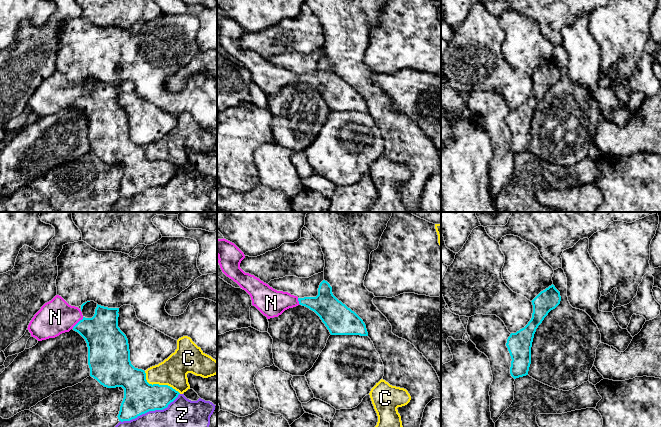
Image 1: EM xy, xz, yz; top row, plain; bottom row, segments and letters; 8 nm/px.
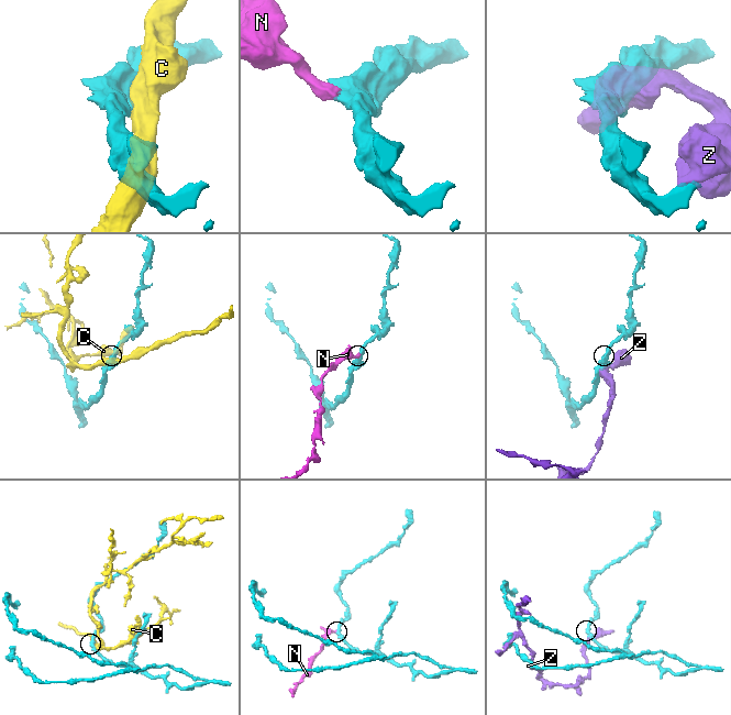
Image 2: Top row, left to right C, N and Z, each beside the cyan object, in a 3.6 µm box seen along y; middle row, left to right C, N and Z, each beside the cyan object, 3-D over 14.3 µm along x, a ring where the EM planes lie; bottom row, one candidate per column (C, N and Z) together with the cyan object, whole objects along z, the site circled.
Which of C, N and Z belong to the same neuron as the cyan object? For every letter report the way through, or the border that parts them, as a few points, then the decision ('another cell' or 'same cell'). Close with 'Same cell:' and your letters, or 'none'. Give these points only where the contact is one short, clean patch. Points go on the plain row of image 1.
C: another cell
N: runs through xy (104, 114), (97, 107), (77, 99), (71, 93), (55, 93); same cell
Z: another cell
Same cell: N

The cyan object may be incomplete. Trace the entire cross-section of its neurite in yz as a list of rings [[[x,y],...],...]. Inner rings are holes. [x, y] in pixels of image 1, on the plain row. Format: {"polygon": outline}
{"polygon": [[[553,60],[541,67],[531,77],[533,81],[531,96],[524,104],[511,109],[508,113],[506,122],[512,135],[510,150],[514,155],[528,151],[531,123],[536,105],[548,89],[560,80],[560,77],[560,68]]]}

